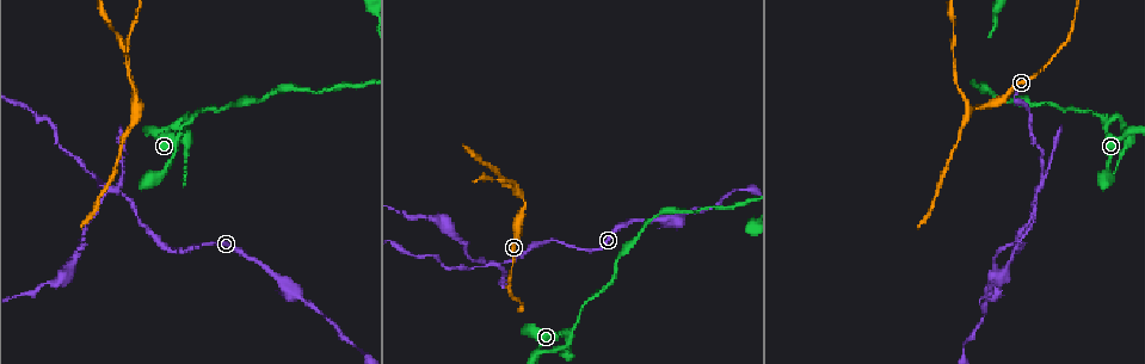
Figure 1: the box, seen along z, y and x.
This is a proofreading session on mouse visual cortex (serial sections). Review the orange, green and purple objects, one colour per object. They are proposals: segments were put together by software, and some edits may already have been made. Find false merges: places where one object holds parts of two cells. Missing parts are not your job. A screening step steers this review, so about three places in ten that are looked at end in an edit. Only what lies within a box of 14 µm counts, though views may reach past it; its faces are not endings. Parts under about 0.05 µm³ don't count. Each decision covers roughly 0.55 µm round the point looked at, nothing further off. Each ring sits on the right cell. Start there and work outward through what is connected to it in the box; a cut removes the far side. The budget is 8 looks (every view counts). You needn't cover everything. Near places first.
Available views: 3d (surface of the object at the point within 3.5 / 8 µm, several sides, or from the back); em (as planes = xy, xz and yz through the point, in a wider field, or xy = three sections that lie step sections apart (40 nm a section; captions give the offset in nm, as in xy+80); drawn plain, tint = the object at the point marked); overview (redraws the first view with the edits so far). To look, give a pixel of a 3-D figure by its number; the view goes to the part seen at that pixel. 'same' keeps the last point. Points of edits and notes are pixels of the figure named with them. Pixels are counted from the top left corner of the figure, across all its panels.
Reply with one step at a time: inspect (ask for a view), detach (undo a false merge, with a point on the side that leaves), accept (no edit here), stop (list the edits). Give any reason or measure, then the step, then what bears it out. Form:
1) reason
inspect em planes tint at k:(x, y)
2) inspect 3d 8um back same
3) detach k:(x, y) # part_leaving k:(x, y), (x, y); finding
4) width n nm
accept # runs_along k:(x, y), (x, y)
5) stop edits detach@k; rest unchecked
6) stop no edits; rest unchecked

four or more arms meet
inspect 3d 3.5um at 1:(113, 190)

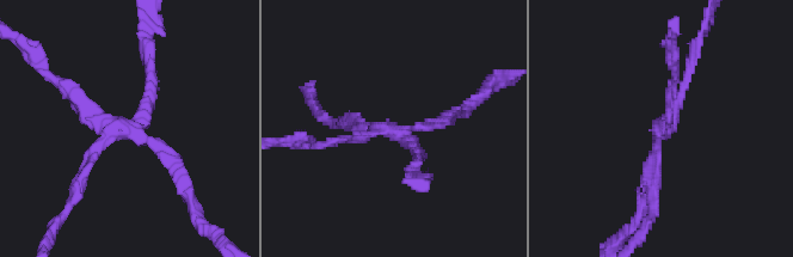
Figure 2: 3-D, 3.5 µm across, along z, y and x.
arms 4; arm_widths 100, 150, 150, 150 nm; now the EM
inspect em xy step 1 tint at 2:(660, 129)

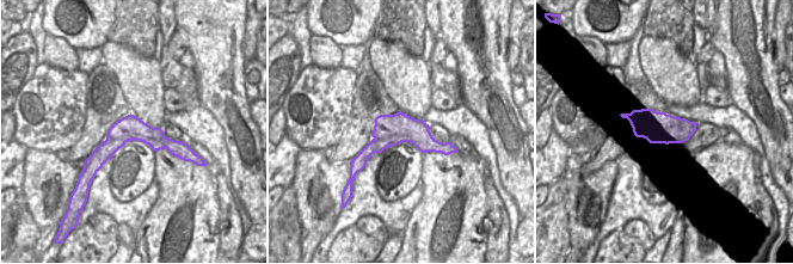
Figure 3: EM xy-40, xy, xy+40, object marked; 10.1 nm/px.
inspect em xy step 2 tint same

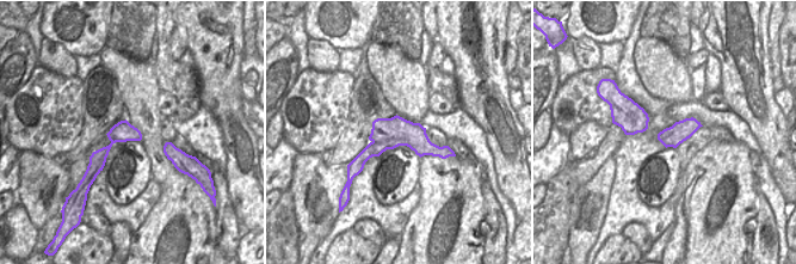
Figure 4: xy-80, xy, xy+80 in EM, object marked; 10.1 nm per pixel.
detach 2:(148, 84) # two cells meet here

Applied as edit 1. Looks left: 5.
see it whole again
inspect overview

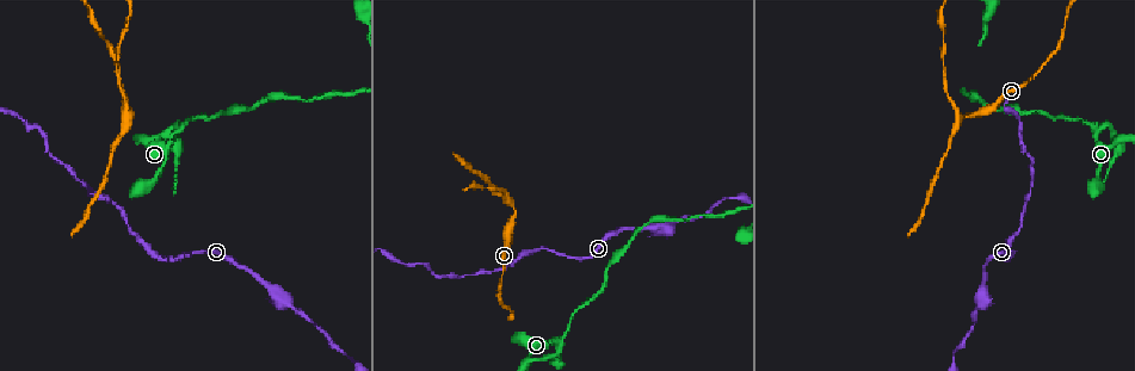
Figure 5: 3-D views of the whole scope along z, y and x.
three-way junction
inspect 3d 3.5um at 5:(129, 118)

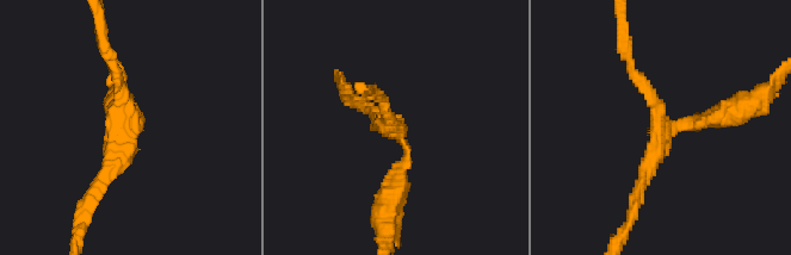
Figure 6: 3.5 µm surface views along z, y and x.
arms 3; arm_widths 150, 200, 300 nm; need the tissue
inspect em xy step 3 tint at 6:(402, 133)

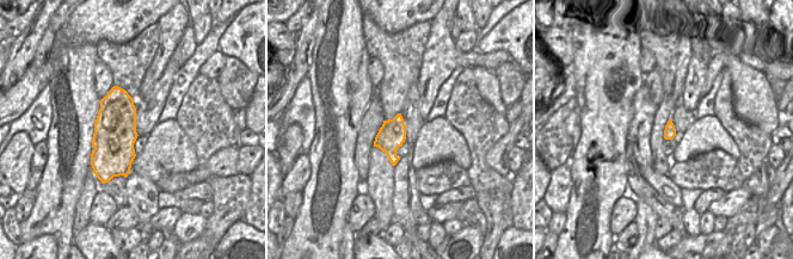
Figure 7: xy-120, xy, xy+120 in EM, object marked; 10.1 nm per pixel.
accept # runs_along 6:(737, 109), (667, 130), (640, 192); all the same cell

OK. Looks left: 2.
inspect 3d 8um at 5:(1111, 132)

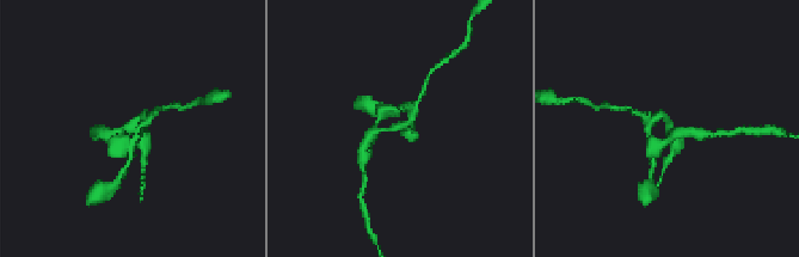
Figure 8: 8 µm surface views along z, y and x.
arm_widths 200, 300 nm; shape alone is not enough
inspect em xy step 1 tint at 8:(401, 129)

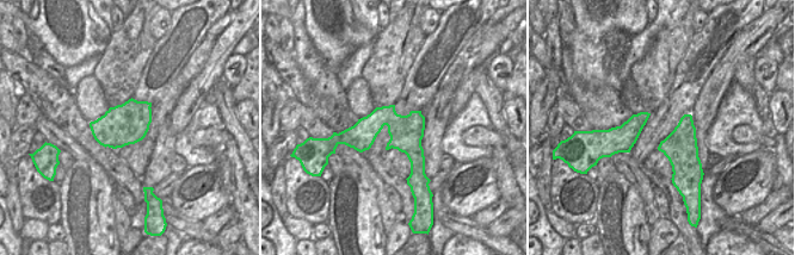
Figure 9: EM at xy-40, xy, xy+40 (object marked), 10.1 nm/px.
detach 8:(146, 148) # two cells meet here

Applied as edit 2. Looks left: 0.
stop edits detach@2, detach@8; rest unchecked

